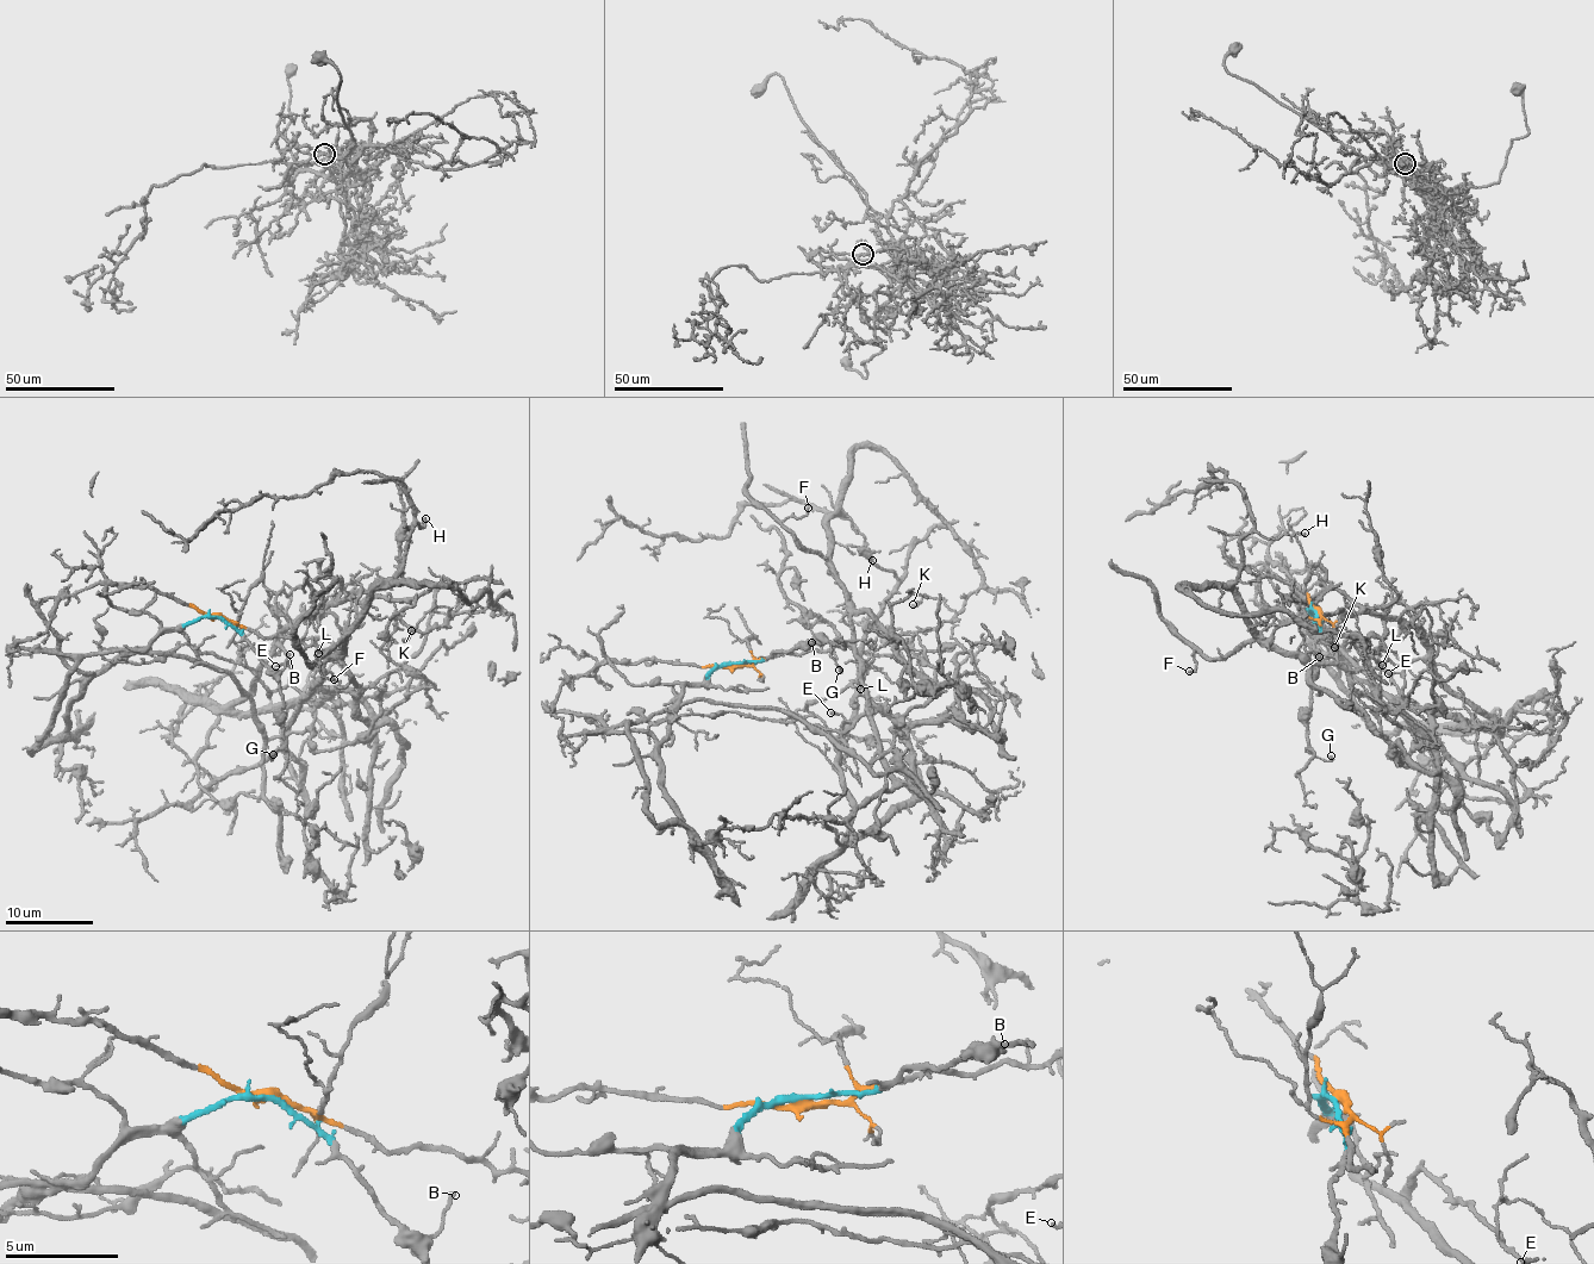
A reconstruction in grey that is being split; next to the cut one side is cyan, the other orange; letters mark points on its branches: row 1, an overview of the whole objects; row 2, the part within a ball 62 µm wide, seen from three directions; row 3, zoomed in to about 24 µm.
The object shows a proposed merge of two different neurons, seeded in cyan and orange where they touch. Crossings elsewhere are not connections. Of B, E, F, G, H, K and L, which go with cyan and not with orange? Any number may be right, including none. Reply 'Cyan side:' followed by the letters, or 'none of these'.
Cyan side: B, G

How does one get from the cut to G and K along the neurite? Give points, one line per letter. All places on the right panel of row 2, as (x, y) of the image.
G: (1313, 610), (1319, 628), (1313, 645), (1315, 657), (1305, 747), (1321, 759), (1331, 755)
K: (1313, 610), (1334, 662), (1274, 651), (1220, 586), (1180, 589), (1364, 639), (1339, 626), (1333, 647)

